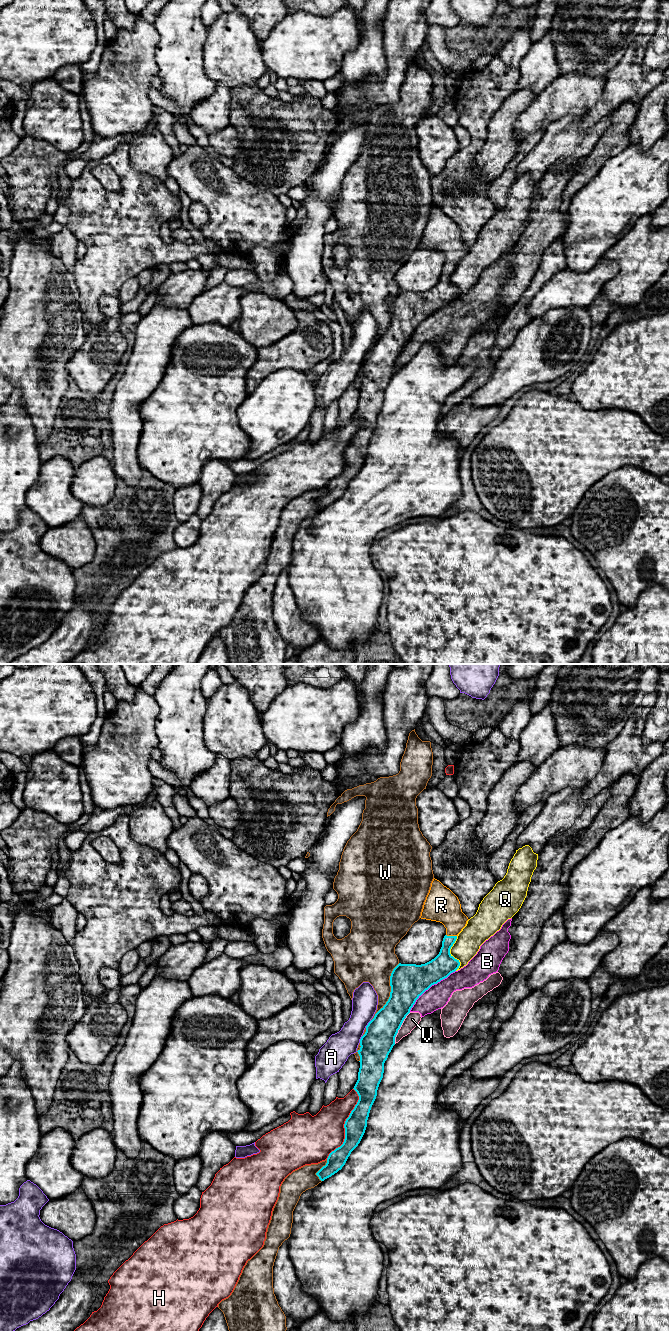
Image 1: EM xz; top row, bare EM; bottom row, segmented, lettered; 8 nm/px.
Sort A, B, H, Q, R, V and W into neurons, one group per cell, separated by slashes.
A / B V / H / Q / R / W

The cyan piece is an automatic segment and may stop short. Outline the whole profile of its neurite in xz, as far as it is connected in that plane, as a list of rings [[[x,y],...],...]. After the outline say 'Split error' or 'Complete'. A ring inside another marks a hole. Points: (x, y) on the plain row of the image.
[[[435,206],[431,211],[420,246],[440,250],[444,253],[446,256],[446,263],[443,266],[442,275],[439,282],[425,292],[416,293],[399,291],[393,297],[390,304],[390,325],[386,332],[368,351],[366,354],[366,360],[360,367],[361,375],[357,379],[360,384],[360,396],[358,400],[358,408],[353,416],[357,420],[359,428],[345,449],[345,467],[343,472],[329,482],[326,493],[316,501],[321,509],[324,509],[341,498],[351,480],[360,471],[367,455],[367,448],[371,435],[377,424],[379,412],[383,406],[384,391],[395,373],[395,365],[398,358],[400,357],[406,344],[410,341],[410,338],[416,328],[432,313],[447,306],[460,294],[459,288],[455,287],[450,282],[450,277],[455,271],[458,262],[466,254],[469,247],[462,240],[458,225]]]. Split error

